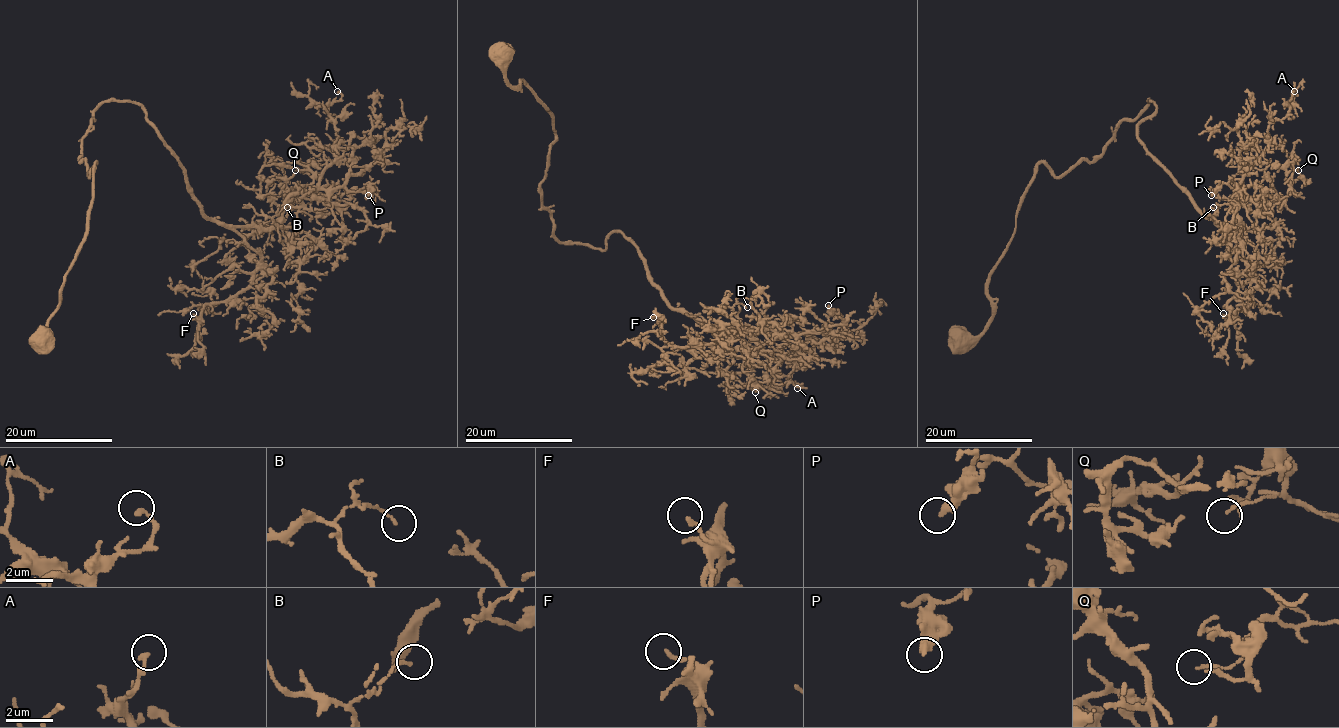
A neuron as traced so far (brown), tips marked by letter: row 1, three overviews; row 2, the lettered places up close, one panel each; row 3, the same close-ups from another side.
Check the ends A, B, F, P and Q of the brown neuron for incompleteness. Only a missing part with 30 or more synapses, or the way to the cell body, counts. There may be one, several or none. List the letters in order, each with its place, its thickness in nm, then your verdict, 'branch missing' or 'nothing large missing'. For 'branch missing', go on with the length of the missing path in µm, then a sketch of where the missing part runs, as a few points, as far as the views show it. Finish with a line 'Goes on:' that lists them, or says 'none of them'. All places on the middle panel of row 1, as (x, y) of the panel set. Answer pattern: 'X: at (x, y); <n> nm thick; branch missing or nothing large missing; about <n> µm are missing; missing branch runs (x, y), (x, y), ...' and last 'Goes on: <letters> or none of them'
A: at (797, 388); 180 nm thick; nothing large missing
B: at (747, 307); 110 nm thick; nothing large missing
F: at (653, 317); 160 nm thick; nothing large missing
P: at (828, 305); 320 nm thick; nothing large missing
Q: at (755, 392); 100 nm thick; nothing large missing
Goes on: none of them

